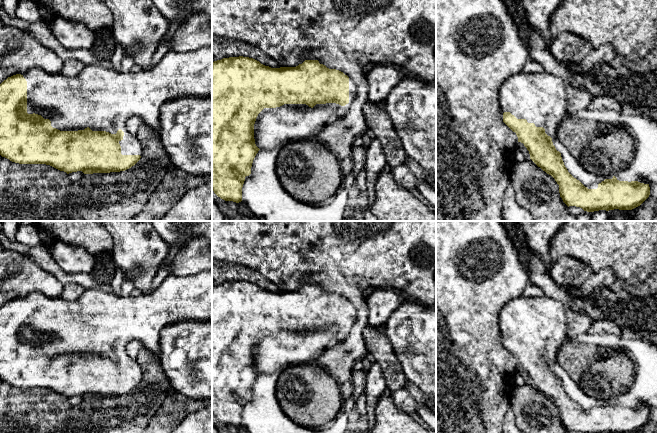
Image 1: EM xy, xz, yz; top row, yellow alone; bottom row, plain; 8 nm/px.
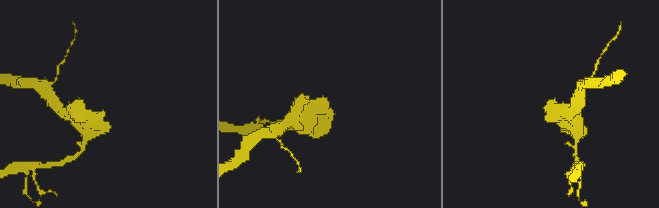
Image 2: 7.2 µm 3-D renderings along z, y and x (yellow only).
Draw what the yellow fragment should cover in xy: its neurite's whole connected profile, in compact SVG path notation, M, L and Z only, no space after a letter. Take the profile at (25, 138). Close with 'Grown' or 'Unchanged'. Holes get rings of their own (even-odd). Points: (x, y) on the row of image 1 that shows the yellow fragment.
M212 45L195 51L177 52L169 50L163 58L150 70L136 73L115 71L99 65L88 65L75 77L67 77L61 73L50 74L40 68L32 68L22 74L8 77L0 84L0 155L19 164L46 164L67 174L82 171L84 174L110 173L125 171L134 166L141 158L143 149L137 136L126 128L127 120L132 116L140 117L144 123L159 127L160 109L162 105L179 97L210 97L212 96Z. Grown

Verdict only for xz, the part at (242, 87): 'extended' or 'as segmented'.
extended

